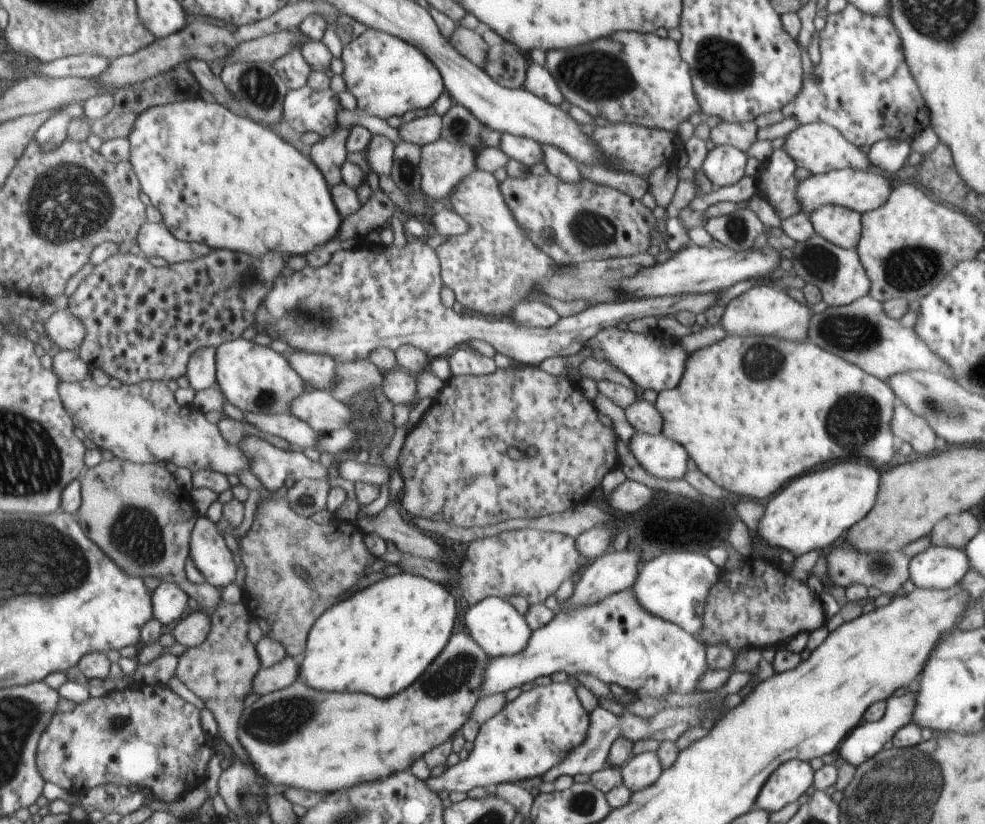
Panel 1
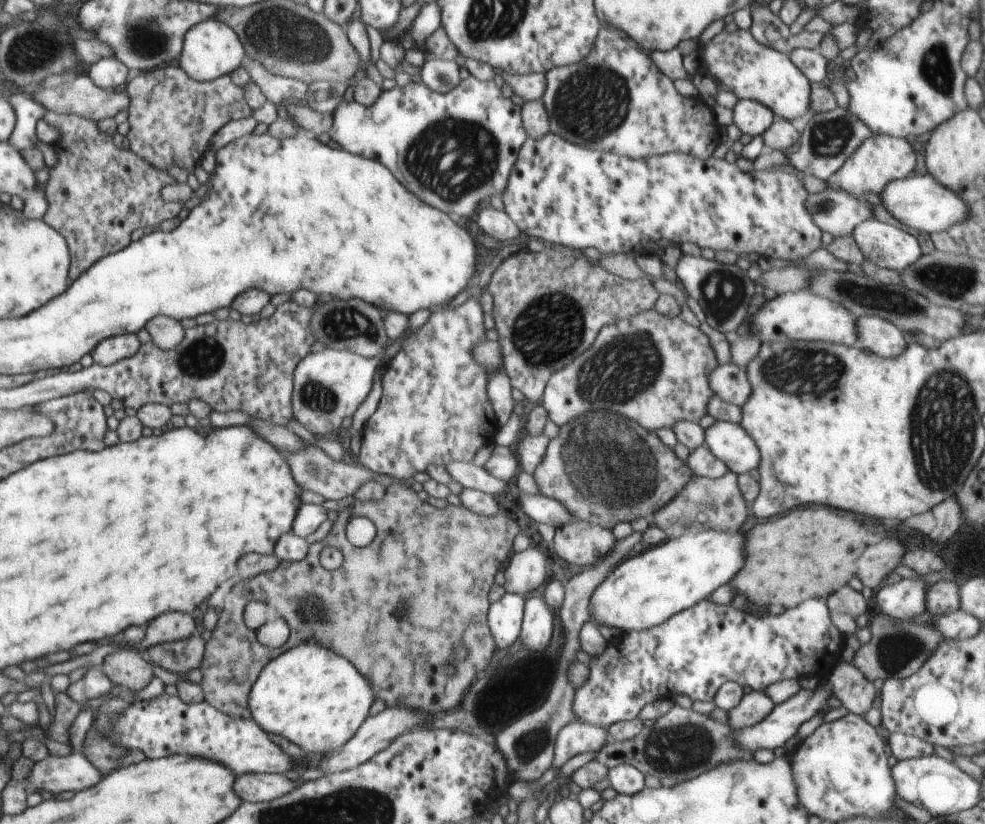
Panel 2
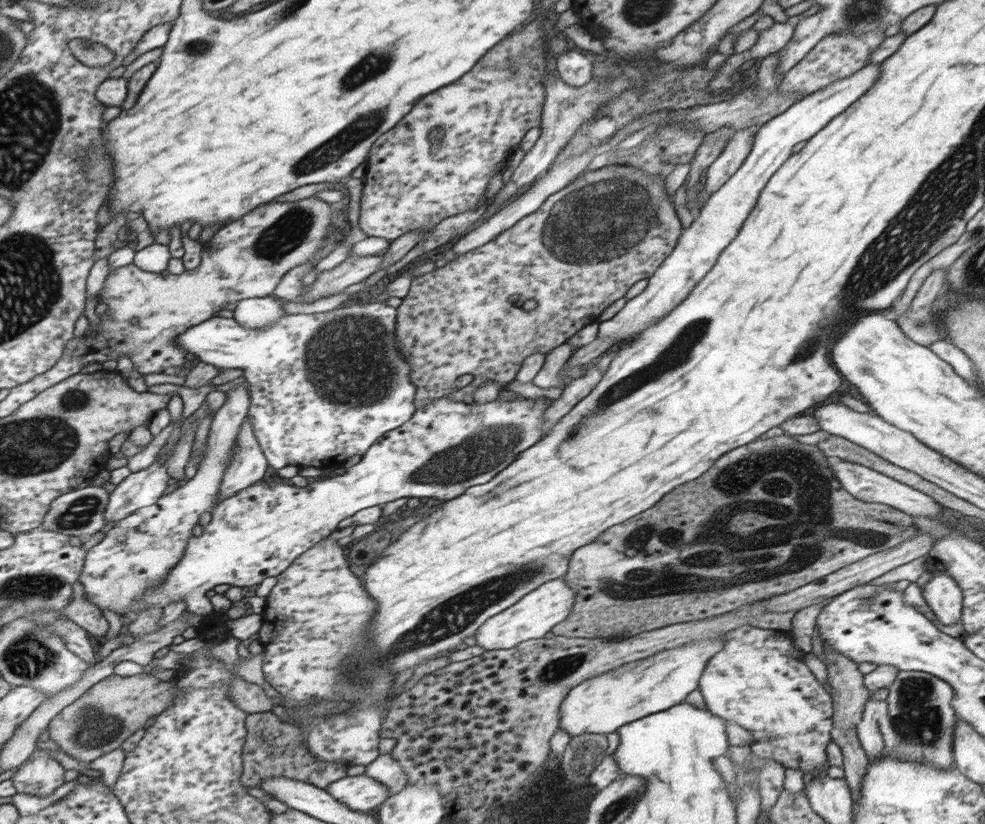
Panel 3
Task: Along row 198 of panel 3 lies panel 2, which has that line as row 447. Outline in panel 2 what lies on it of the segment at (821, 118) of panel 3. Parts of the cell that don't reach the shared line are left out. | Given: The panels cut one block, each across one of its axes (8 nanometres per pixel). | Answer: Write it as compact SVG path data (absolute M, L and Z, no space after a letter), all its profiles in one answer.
M716 421L705 429L704 440L710 452L737 475L758 468L761 459L759 448L742 425Z

